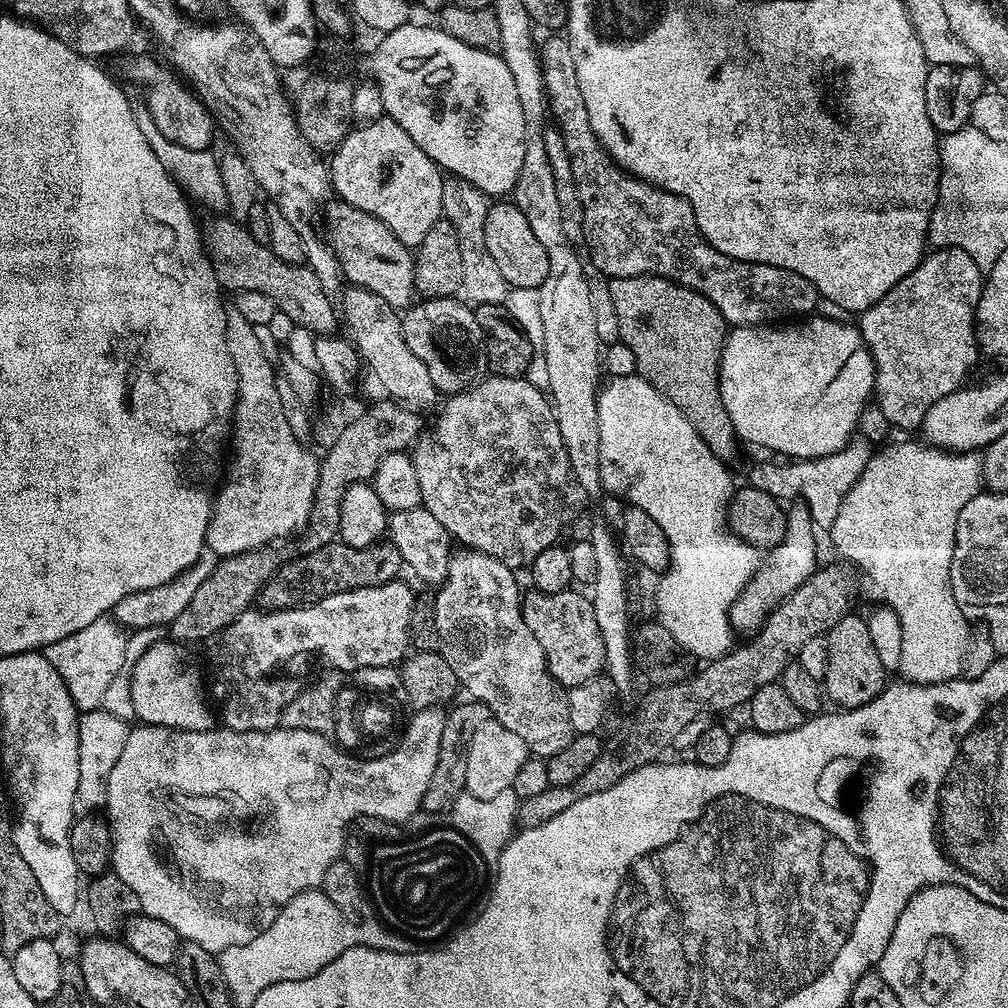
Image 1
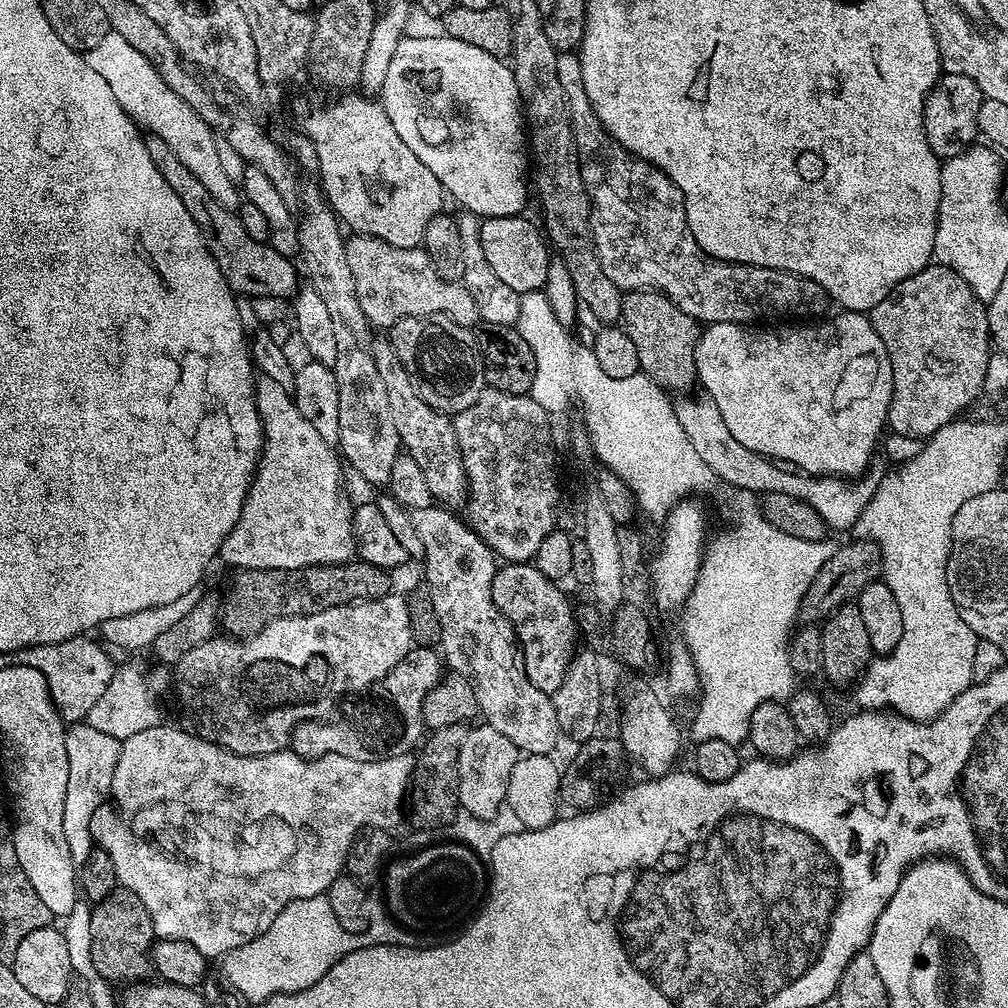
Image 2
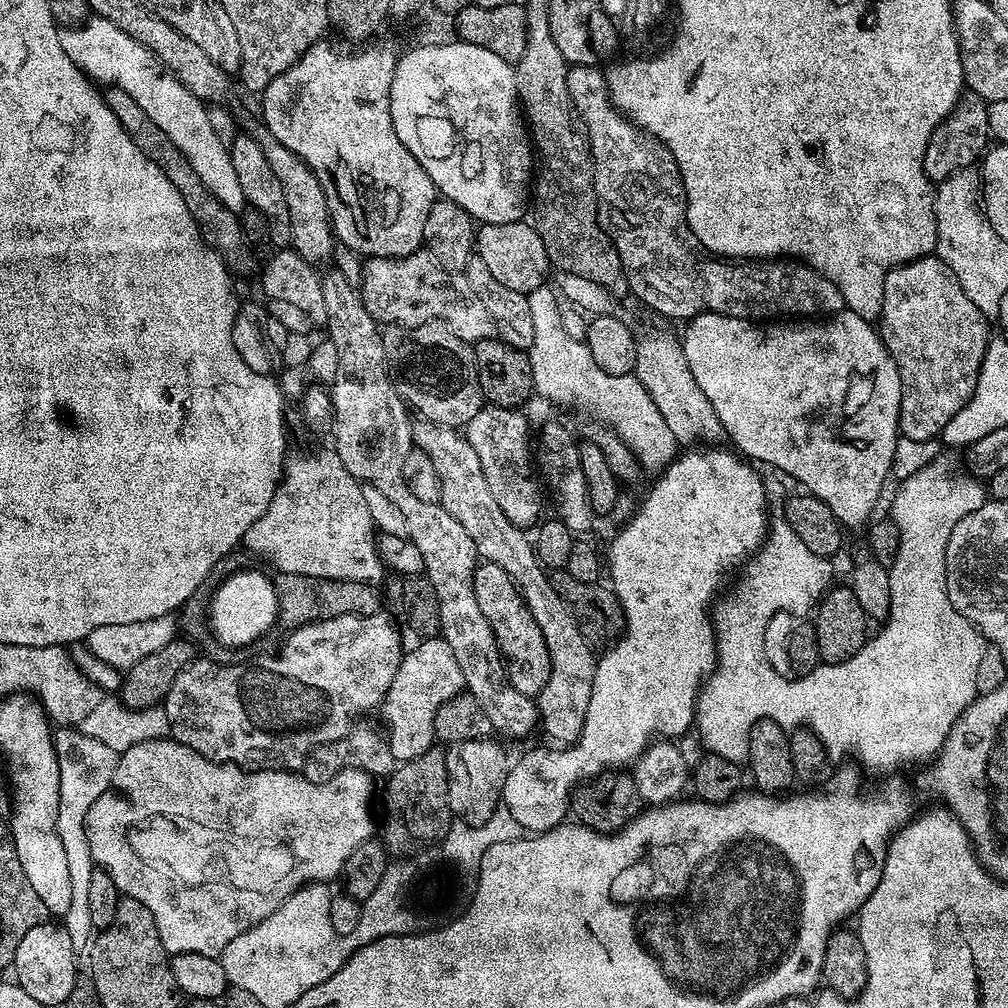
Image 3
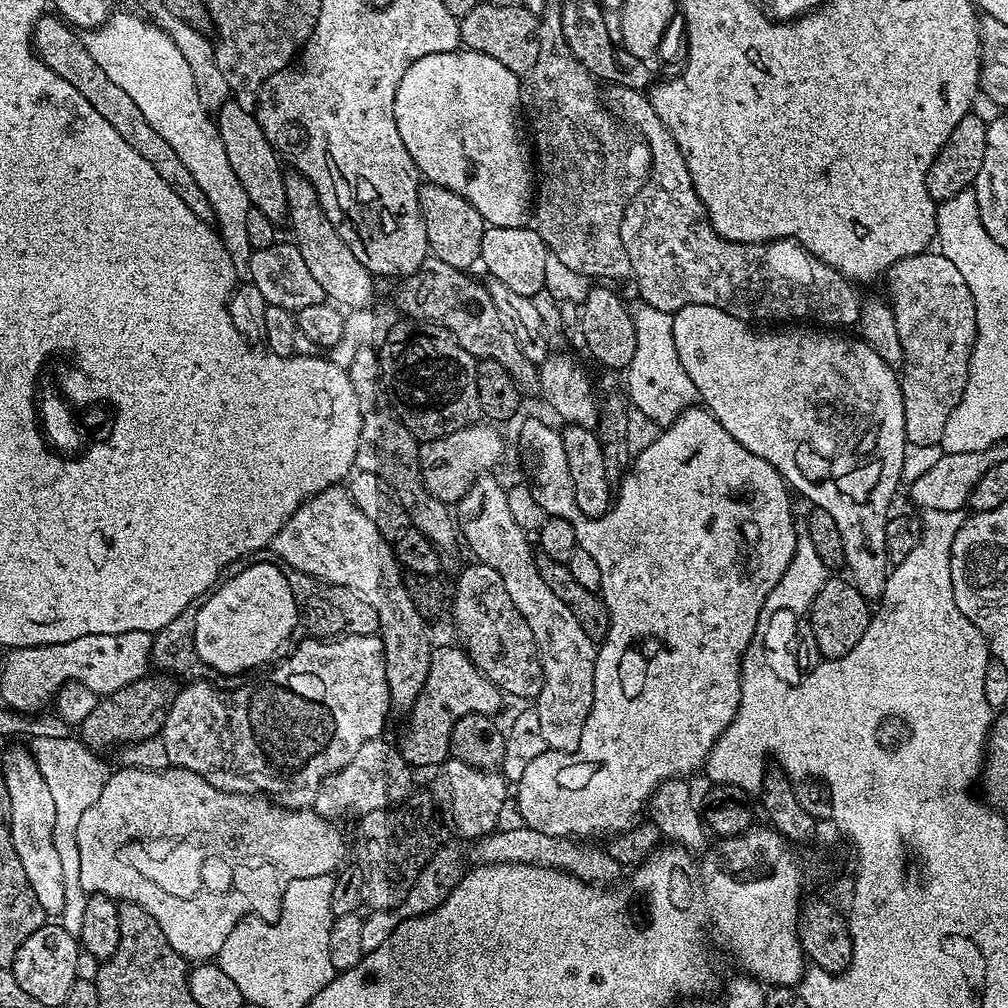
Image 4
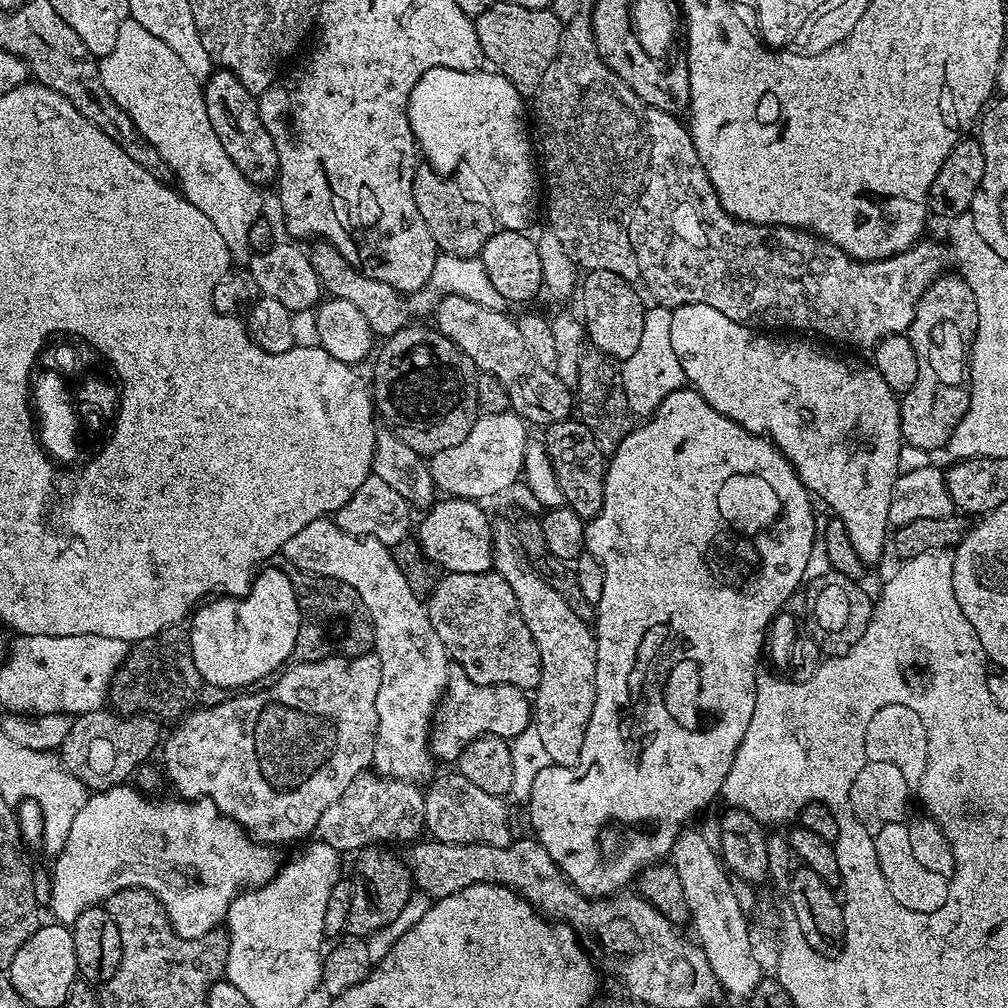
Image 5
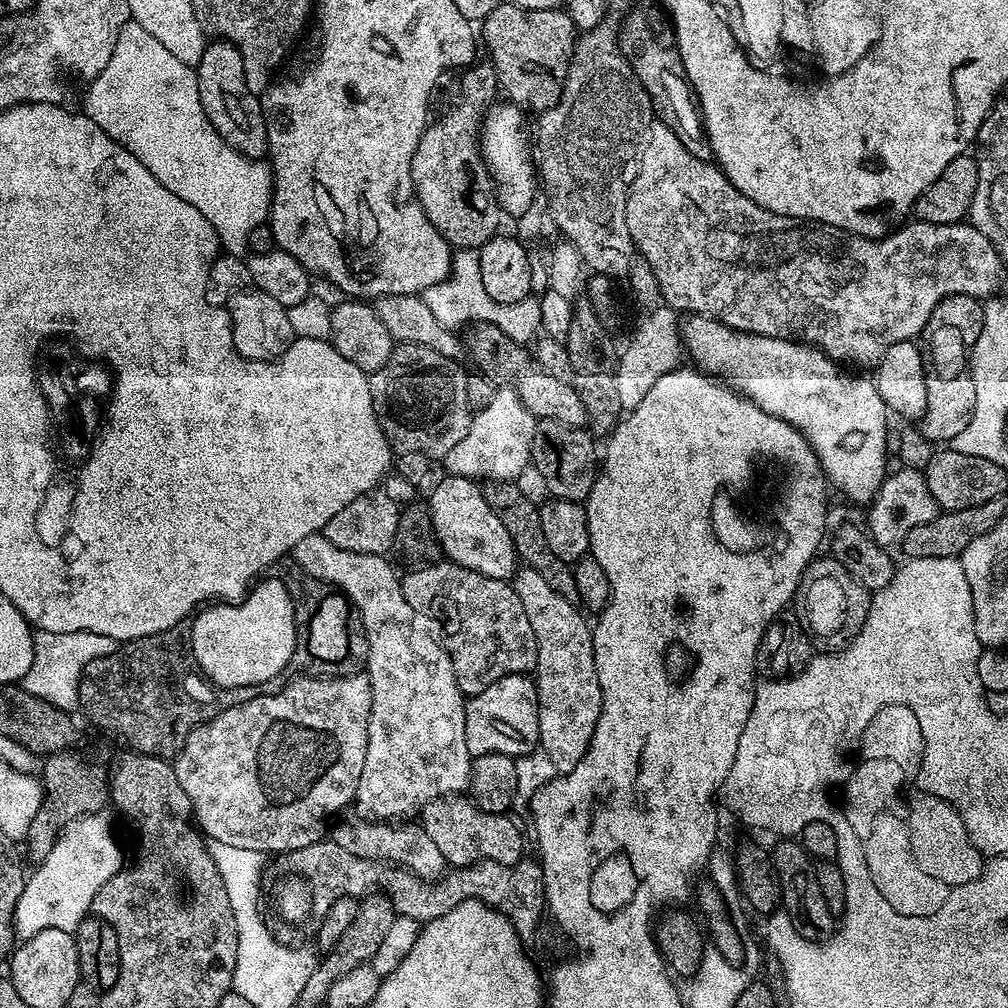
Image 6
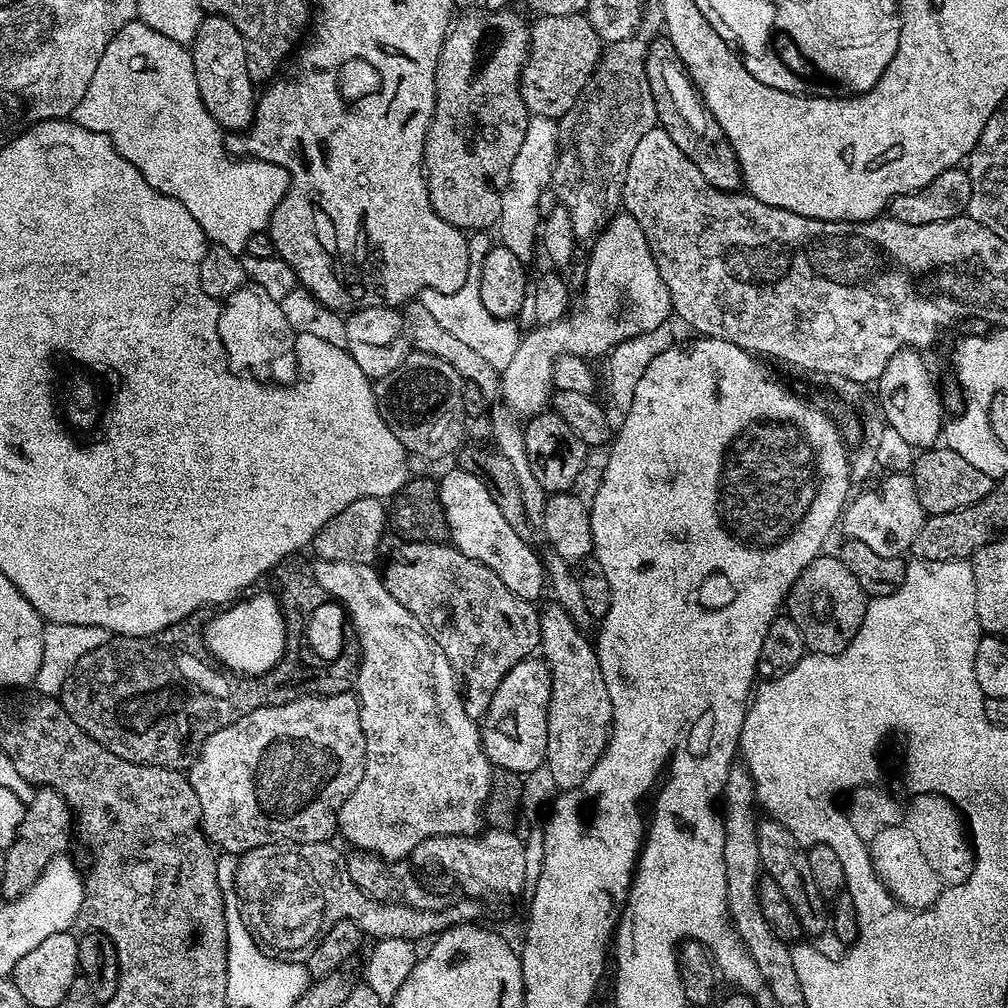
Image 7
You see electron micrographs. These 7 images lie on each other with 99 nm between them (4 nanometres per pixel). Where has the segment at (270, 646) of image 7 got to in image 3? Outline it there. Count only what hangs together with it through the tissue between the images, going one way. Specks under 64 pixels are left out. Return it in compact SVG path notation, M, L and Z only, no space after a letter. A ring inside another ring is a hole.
M242 570L235 574L231 573L225 577L219 589L215 592L215 598L209 608L208 622L210 630L215 634L217 641L226 646L248 646L257 643L257 638L264 635L272 626L275 627L279 615L277 606L276 585L273 579L269 578L258 570Z

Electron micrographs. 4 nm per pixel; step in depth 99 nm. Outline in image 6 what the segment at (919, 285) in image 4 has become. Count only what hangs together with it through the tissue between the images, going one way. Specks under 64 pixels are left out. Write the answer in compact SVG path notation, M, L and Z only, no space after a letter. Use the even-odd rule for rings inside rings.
M958 294L947 296L934 306L932 317L926 322L922 333L920 353L924 355L926 374L926 410L921 414L918 427L936 446L947 445L970 422L974 414L974 382L970 371L970 353L982 334L984 305L977 297Z

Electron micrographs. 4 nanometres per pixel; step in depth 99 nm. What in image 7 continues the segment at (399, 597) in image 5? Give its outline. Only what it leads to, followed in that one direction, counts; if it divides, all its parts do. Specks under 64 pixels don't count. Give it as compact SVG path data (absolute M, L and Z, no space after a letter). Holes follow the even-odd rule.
M319 558L311 561L311 572L318 585L342 603L345 613L350 614L351 631L353 628L357 638L360 639L360 646L358 645L360 672L357 674L354 695L360 701L360 721L366 742L366 754L364 755L362 782L358 782L354 794L350 794L350 798L346 798L342 810L336 816L336 826L339 835L344 835L345 842L353 844L353 849L371 852L373 856L378 856L381 860L400 862L408 858L412 851L415 853L419 849L420 843L426 838L474 836L481 831L482 813L490 794L494 766L488 760L488 755L484 752L484 745L480 742L480 728L477 721L472 720L466 714L462 688L458 683L456 671L450 666L446 654L432 641L428 631L418 622L418 618L414 618L414 614L410 614L410 610L406 610L406 606L402 606L402 602L398 602L398 598L394 598L394 594L390 594L390 590L386 590L383 575L377 569L375 572L374 569L372 564L359 564L358 562L334 562Z

